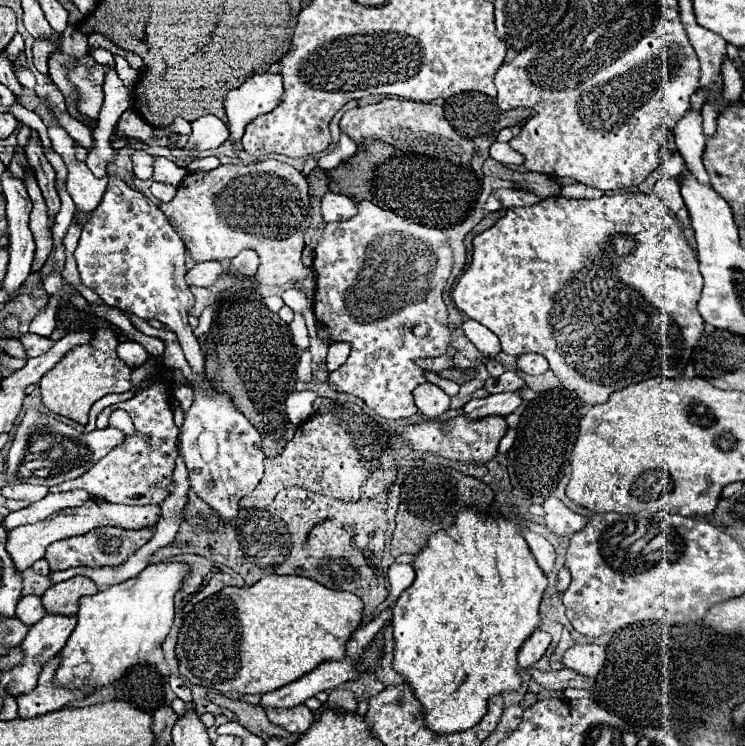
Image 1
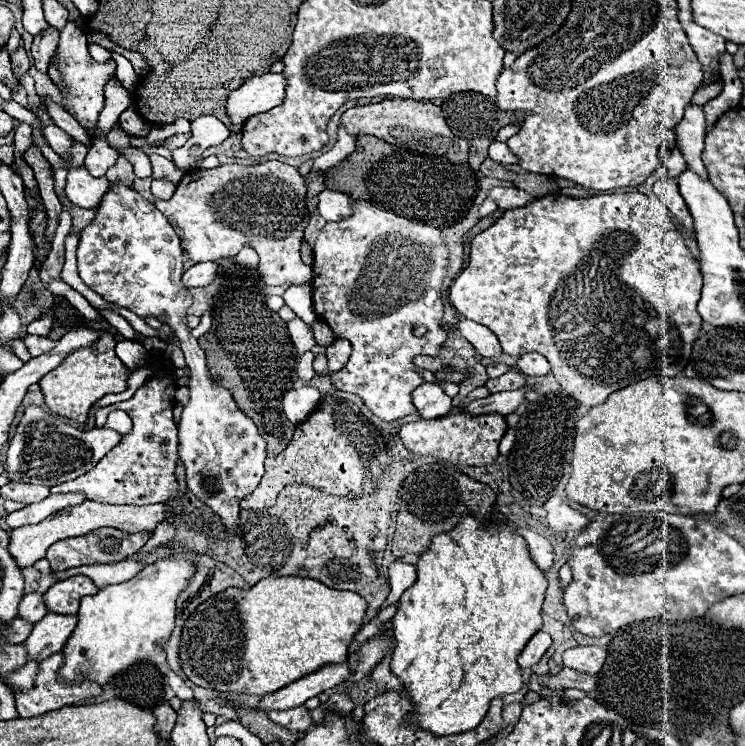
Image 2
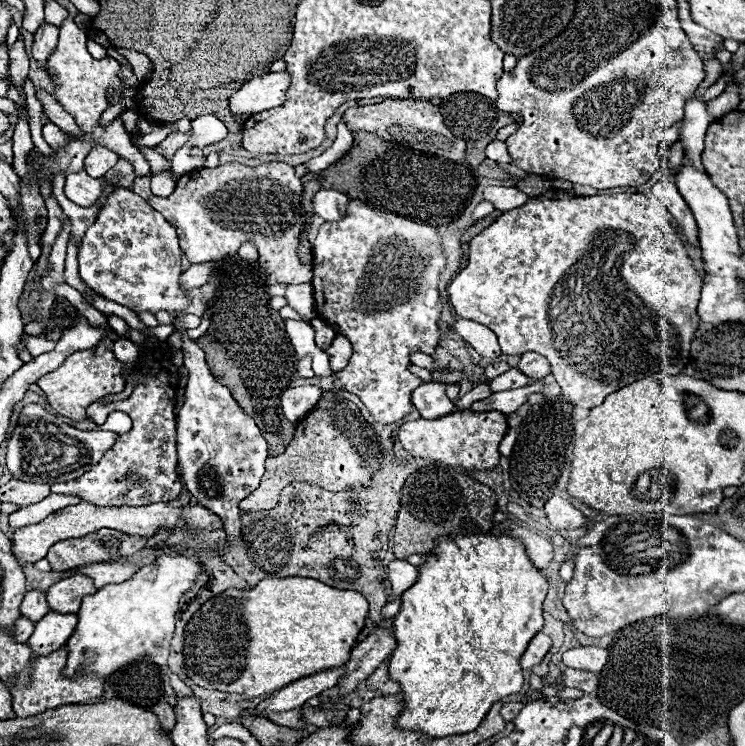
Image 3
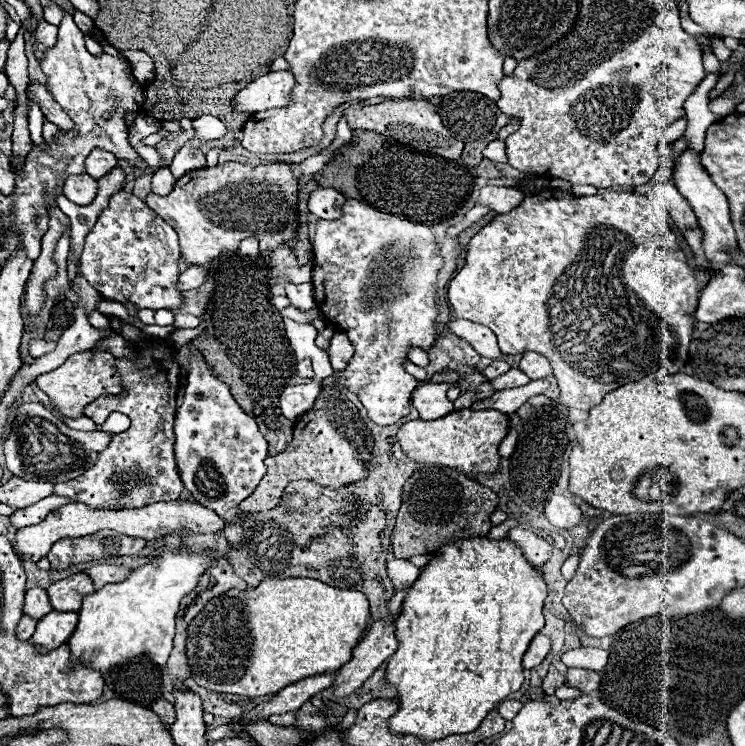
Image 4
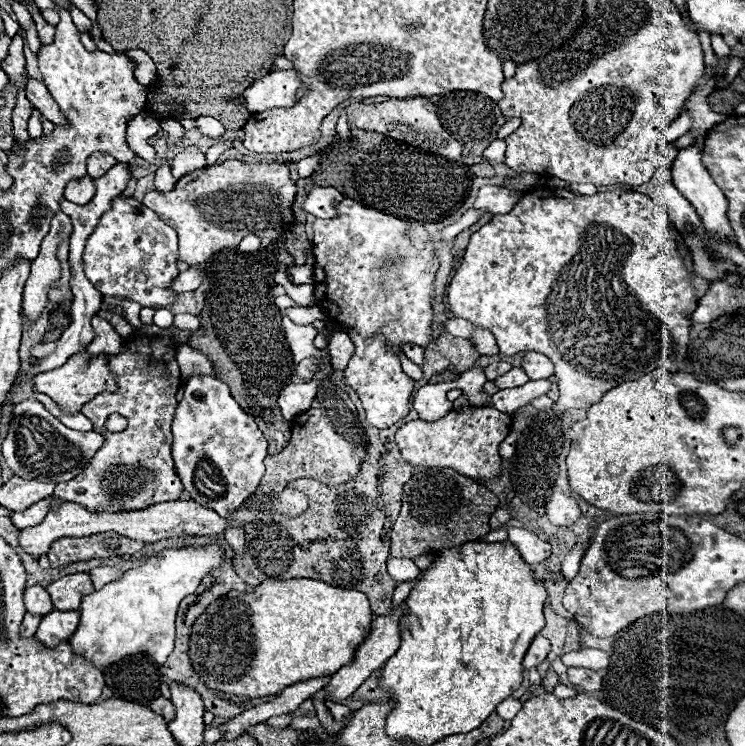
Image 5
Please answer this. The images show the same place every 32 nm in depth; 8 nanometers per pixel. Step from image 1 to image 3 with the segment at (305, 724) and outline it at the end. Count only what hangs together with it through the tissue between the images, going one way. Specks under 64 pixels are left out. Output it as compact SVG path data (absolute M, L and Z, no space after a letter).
M288 710L288 712L280 712L280 714L270 714L270 720L275 724L282 724L282 726L290 726L294 730L304 728L304 722L300 720L300 710Z

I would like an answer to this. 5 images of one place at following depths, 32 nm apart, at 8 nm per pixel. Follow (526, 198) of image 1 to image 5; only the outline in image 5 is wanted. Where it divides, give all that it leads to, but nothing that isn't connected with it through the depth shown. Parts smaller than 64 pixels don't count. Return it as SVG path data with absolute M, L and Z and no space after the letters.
M482 186L478 192L478 198L472 208L488 212L488 214L508 214L516 202L520 200L520 192L516 190L506 190L502 186Z

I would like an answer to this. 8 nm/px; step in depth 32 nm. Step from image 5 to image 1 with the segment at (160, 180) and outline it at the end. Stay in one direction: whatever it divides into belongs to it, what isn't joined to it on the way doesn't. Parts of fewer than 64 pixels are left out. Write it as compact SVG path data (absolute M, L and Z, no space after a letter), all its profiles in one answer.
M154 182L154 184L152 184L152 194L154 194L154 198L158 198L160 202L166 202L166 200L172 200L172 198L174 198L176 186L174 186L174 184L164 184L164 182Z

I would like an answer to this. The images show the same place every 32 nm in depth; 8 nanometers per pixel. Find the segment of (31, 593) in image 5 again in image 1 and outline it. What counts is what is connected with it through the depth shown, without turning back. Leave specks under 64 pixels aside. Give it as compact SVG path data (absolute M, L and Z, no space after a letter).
M22 596L22 600L18 602L18 608L16 608L16 618L22 620L24 624L36 624L36 620L40 620L40 616L44 616L44 606L42 606L42 600L40 596Z

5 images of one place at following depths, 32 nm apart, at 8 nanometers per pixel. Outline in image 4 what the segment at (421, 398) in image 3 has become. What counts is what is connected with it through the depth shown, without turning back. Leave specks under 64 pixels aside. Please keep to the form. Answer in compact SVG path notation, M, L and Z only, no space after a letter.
M424 384L412 394L412 404L420 412L422 420L438 420L446 414L450 414L450 400L446 398L448 388L462 386L460 384Z

